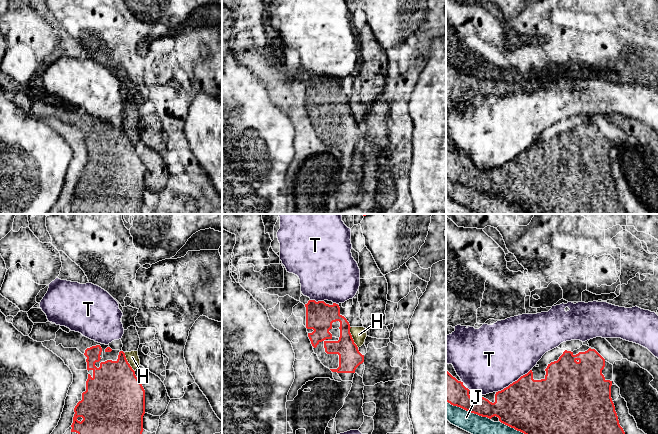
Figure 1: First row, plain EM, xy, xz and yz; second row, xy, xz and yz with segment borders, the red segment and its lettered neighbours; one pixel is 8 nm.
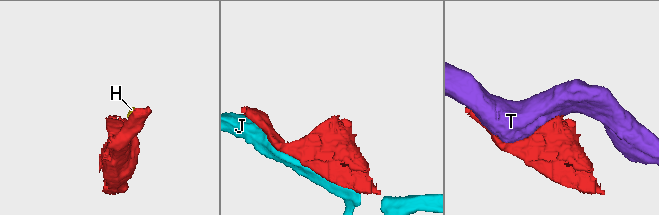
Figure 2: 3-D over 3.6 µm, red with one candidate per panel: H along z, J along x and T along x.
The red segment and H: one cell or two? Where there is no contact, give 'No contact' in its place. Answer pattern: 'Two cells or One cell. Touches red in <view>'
Two cells. Touches red in xz

